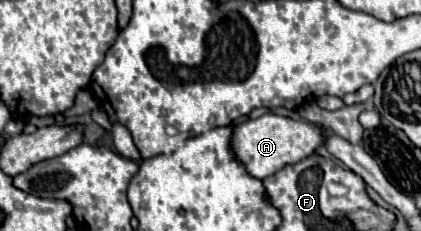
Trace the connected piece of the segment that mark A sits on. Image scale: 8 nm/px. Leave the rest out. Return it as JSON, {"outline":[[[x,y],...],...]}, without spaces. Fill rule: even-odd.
{"outline":[[[265,114],[255,120],[245,120],[233,126],[231,150],[237,162],[243,162],[247,174],[253,178],[267,178],[287,164],[295,164],[315,152],[323,144],[323,128],[309,124],[305,120],[291,120],[277,114]]]}

